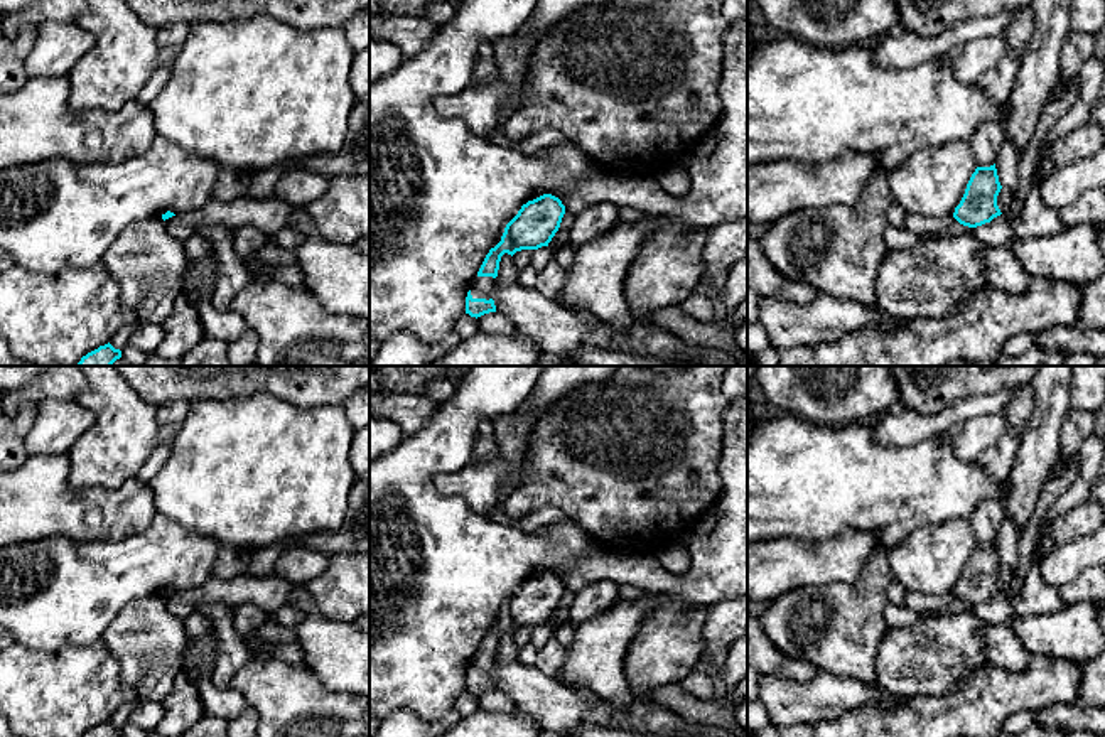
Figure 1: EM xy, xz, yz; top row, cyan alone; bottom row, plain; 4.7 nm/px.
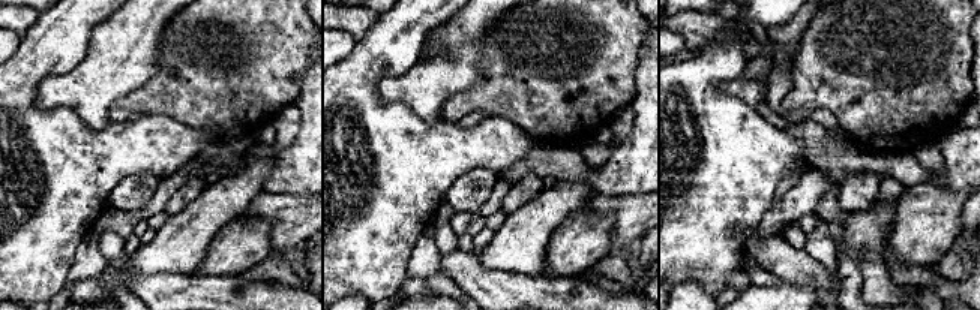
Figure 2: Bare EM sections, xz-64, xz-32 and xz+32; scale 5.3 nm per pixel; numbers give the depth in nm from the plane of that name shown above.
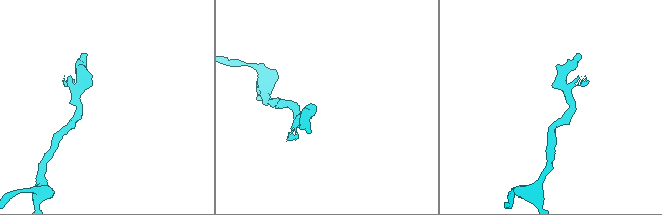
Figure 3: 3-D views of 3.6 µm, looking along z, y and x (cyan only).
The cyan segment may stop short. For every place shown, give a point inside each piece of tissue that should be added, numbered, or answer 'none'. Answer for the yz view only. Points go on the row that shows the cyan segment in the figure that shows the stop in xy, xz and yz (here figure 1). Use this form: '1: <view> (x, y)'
none

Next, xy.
none

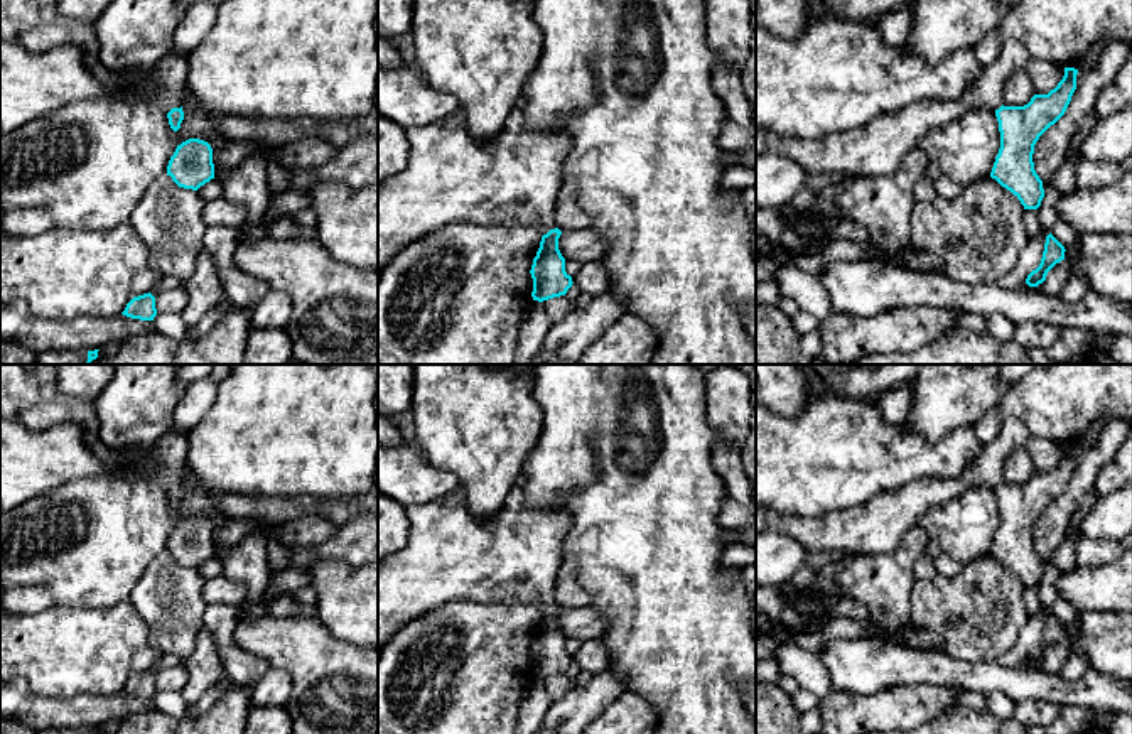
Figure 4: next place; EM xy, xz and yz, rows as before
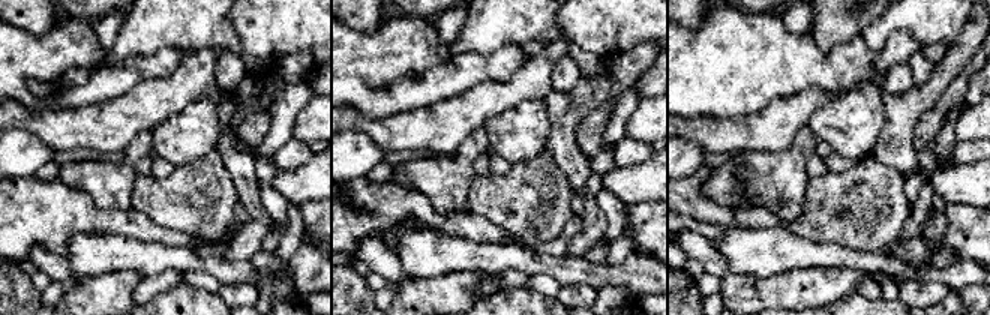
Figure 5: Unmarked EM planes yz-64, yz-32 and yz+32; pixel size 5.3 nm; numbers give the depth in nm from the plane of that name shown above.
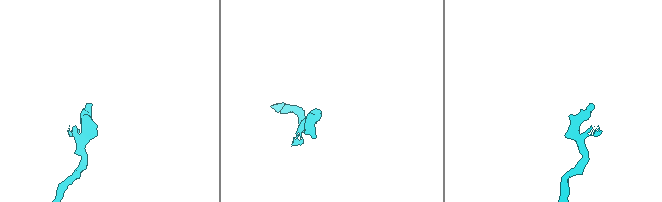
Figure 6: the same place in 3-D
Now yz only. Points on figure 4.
1: yz (1092, 56)

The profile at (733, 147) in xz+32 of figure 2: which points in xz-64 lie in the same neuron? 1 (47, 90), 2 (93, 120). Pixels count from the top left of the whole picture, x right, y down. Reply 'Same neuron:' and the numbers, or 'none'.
Same neuron: none

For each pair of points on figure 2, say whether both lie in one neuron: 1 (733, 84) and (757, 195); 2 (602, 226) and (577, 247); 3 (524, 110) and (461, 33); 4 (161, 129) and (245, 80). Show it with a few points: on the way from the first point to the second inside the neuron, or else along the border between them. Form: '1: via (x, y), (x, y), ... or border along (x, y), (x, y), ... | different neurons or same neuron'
1: border along (716, 87), (724, 93), (739, 96), (755, 110) | different neurons
2: via (596, 229), (583, 241) | same neuron
3: border along (494, 24), (486, 35), (480, 78), (467, 90) | different neurons
4: border along (140, 114), (164, 114), (188, 126), (209, 129) | different neurons

